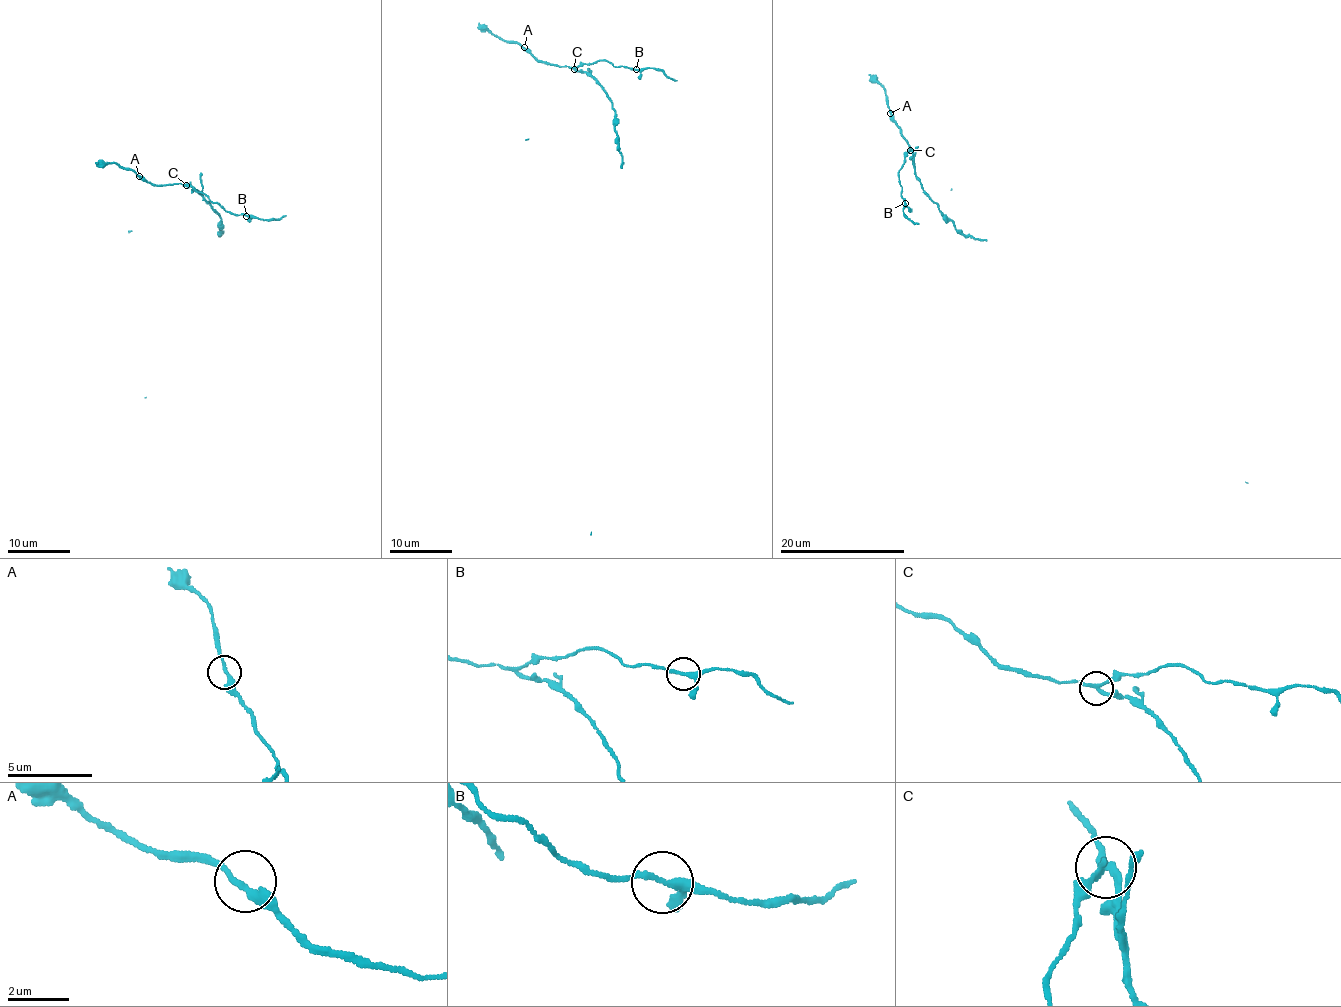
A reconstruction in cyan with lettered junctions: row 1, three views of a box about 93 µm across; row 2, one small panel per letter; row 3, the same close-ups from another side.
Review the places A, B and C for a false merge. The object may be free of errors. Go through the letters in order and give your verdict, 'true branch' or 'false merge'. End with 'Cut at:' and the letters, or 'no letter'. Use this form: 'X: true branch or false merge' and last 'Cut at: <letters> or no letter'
A: true branch
B: true branch
C: false merge
Cut at: C

